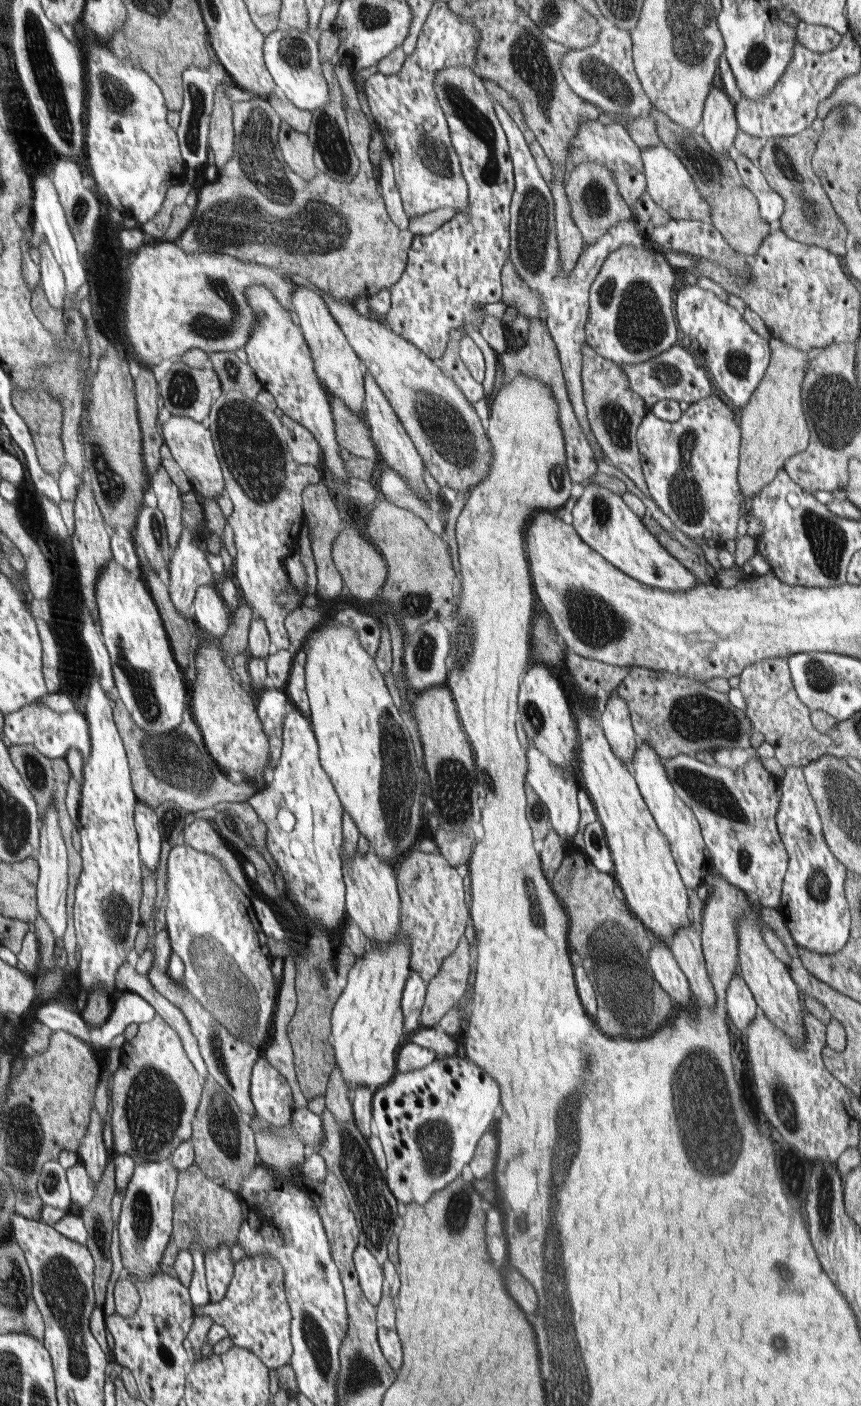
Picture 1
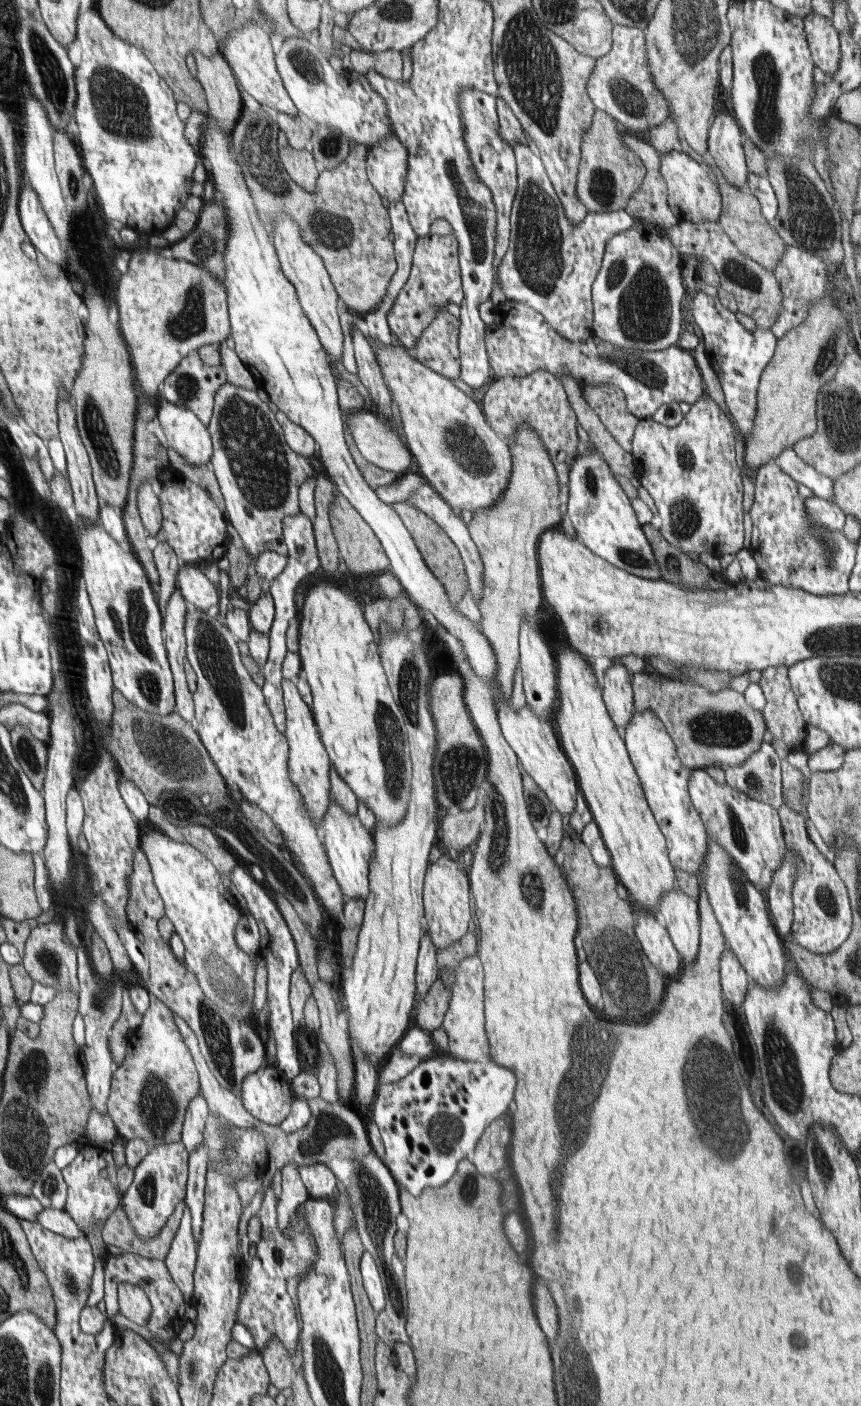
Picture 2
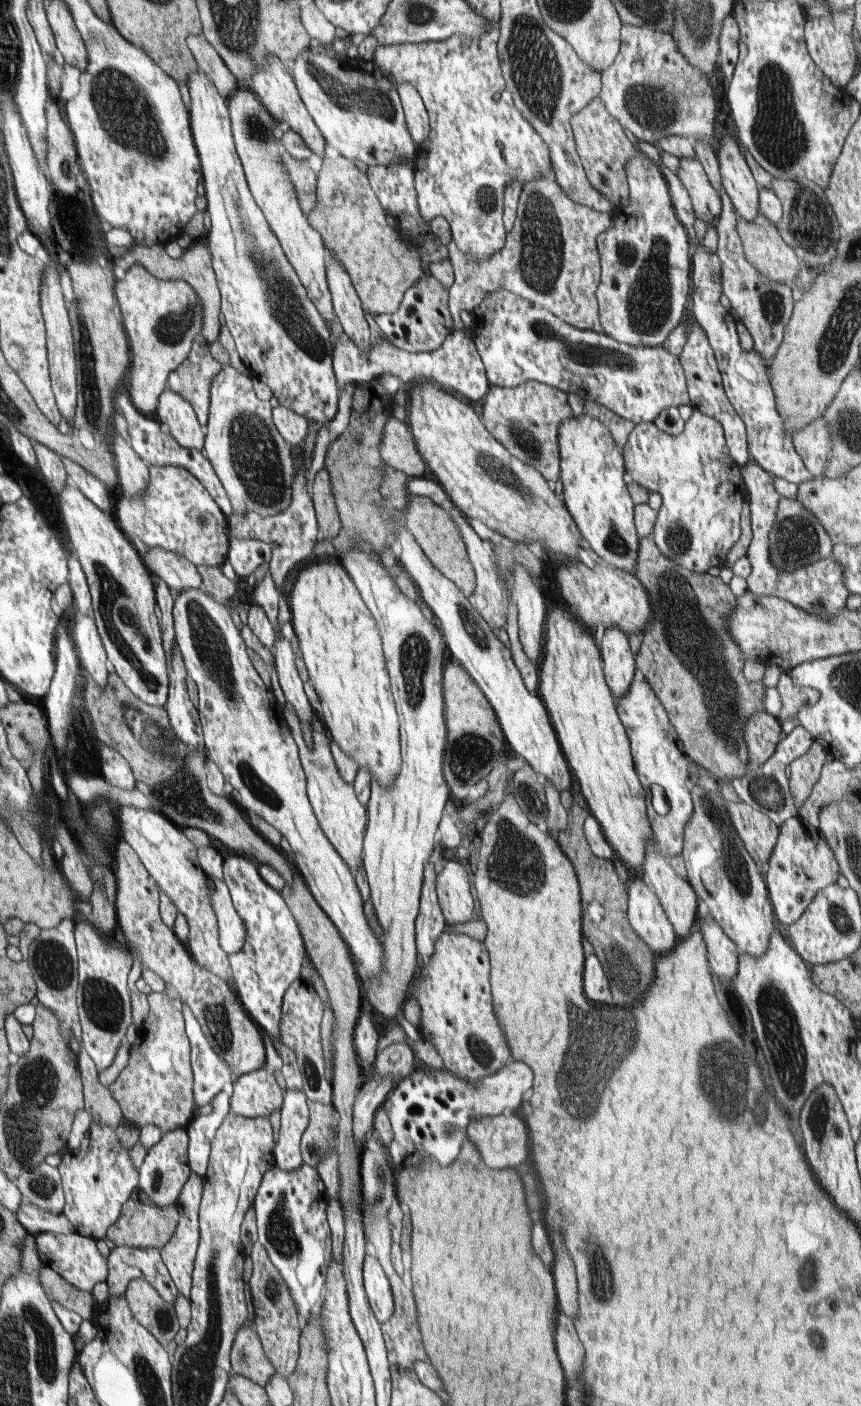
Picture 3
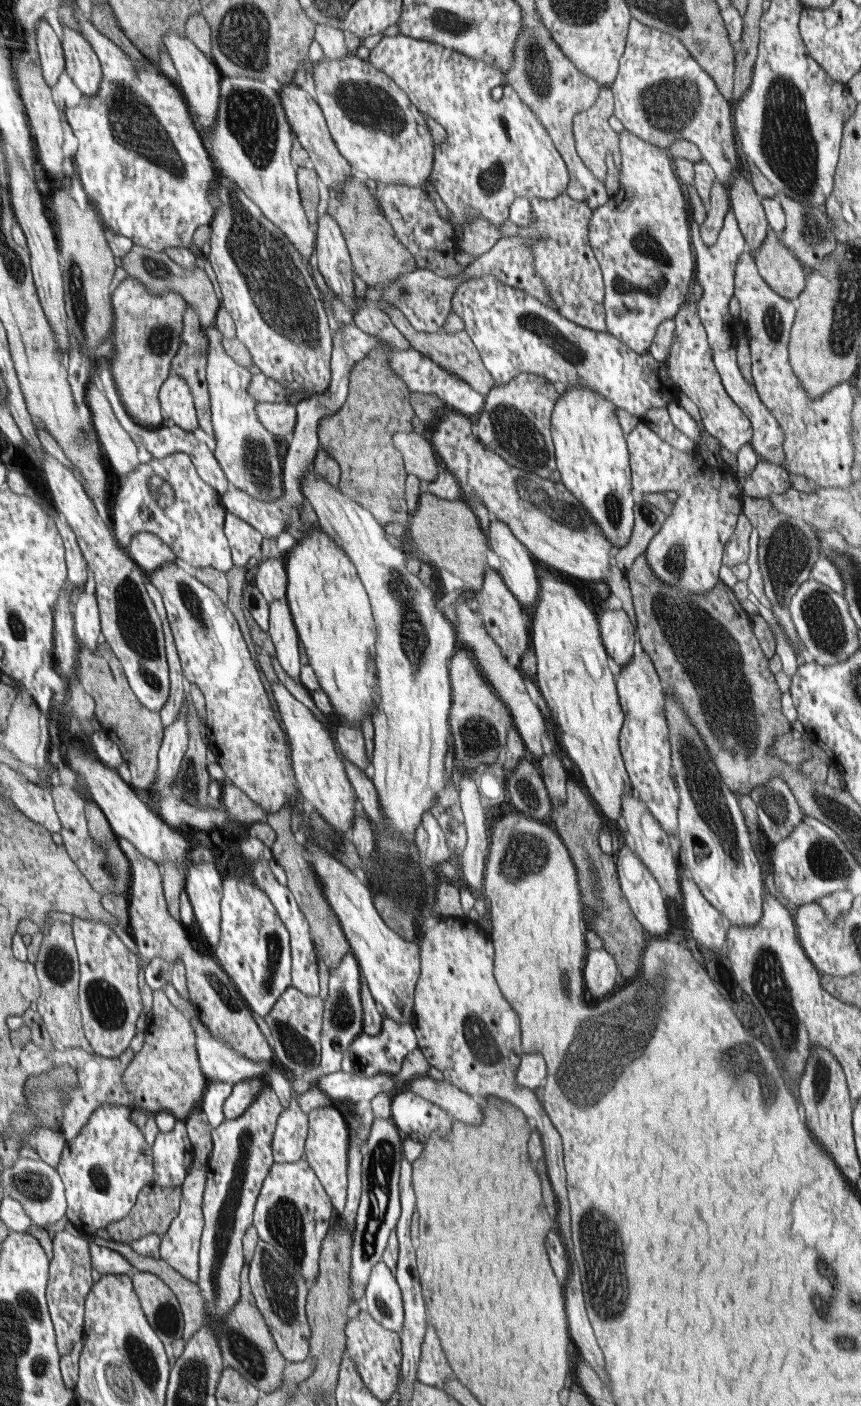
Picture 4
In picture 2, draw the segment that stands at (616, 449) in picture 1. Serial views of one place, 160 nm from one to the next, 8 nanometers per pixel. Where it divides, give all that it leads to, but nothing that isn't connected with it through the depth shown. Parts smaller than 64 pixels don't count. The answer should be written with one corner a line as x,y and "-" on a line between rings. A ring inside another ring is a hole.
586,384
583,397
599,416
616,443
632,452
632,440
639,418
627,411
623,391
613,384

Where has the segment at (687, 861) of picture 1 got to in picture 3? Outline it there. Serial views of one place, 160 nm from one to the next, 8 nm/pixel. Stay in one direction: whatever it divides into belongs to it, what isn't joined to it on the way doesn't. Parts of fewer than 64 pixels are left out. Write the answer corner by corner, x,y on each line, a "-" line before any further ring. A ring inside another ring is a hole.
640,669
635,672
626,694
618,699
616,708
620,722
626,729
629,738
635,771
645,790
647,817
657,845
667,858
681,854
685,824
694,812
691,790
684,785
690,777
692,760
683,751
682,742
678,739
674,726
670,723
667,710
654,690
651,689
650,683
-
651,784
660,784
665,790
666,798
670,803
670,810
666,815
656,813
652,807

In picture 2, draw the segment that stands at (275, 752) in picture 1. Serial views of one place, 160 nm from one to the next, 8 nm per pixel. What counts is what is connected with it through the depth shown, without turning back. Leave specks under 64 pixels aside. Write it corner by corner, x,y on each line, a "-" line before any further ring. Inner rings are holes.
304,514
298,516
286,516
282,520
283,542
288,547
287,561
280,571
269,584
270,593
260,596
260,598
250,606
248,610
250,628
265,634
269,638
269,655
263,664
262,674
264,682
261,684
265,698
273,714
274,726
279,731
286,729
285,704
283,701
283,681
282,667
285,654
287,653
287,628
290,626
290,619
296,618
298,614
298,604
296,604
296,592
302,588
312,574
318,574
321,569
320,557
316,548
314,528
312,520

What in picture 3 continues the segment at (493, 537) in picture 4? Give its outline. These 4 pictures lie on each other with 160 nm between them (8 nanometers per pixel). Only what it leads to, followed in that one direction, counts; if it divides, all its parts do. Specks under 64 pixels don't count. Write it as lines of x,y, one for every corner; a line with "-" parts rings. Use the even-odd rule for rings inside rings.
516,565
513,572
512,593
518,610
519,639
524,652
538,669
543,655
542,638
547,619
544,596
526,567

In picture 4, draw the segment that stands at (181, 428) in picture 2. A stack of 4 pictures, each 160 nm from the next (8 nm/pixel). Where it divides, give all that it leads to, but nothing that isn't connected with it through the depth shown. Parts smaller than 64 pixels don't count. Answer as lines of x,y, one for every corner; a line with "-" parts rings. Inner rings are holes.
172,373
162,383
161,403
166,420
172,420
176,426
191,432
200,425
197,417
193,391
184,377

